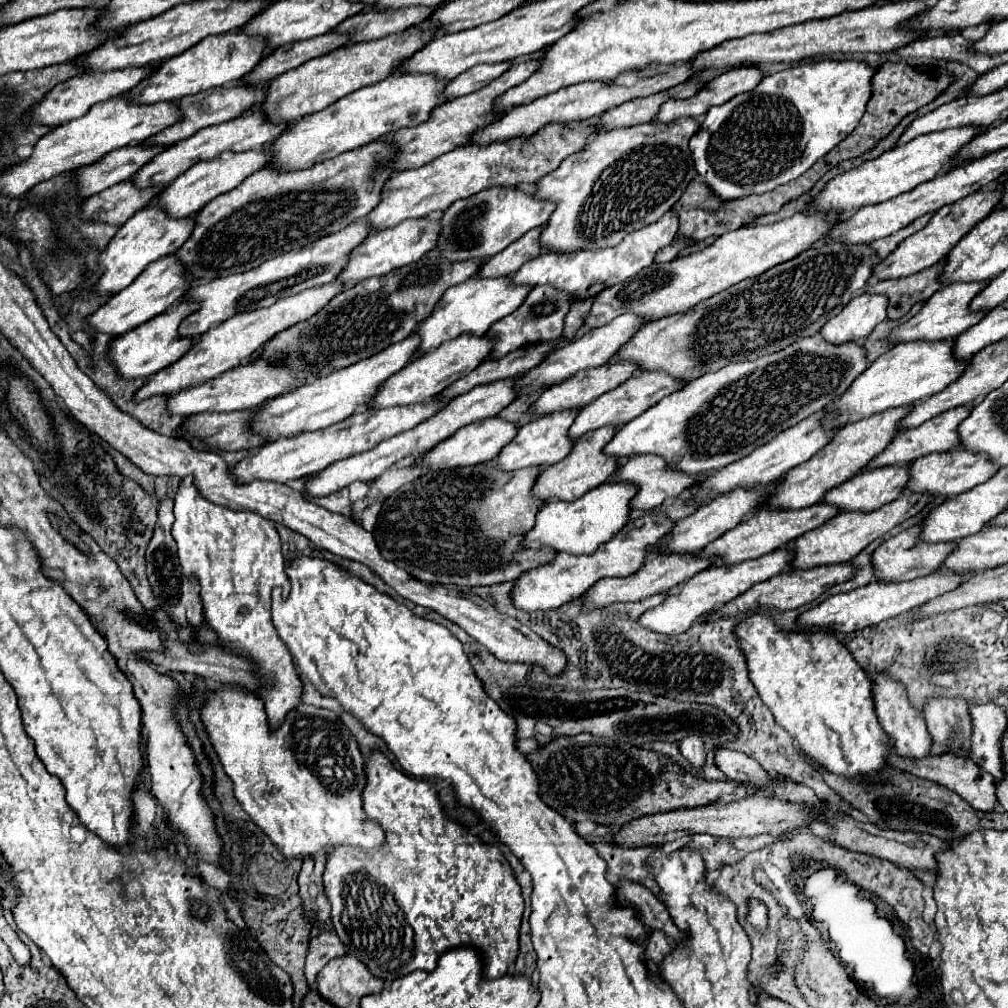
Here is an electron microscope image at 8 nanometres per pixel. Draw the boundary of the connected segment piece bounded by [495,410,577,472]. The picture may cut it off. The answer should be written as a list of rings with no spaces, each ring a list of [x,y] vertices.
[[[577,410],[575,412],[555,412],[551,416],[537,418],[529,422],[527,426],[521,426],[517,436],[509,444],[505,444],[499,456],[495,458],[495,466],[503,472],[511,472],[511,470],[521,470],[521,468],[531,468],[531,466],[547,468],[563,460],[571,452],[571,446],[573,446],[573,442],[567,440],[567,430],[573,424],[575,416],[577,416]]]

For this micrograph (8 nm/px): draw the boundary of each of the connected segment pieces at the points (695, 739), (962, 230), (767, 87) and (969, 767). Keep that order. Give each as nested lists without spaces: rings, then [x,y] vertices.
[[[687,736],[687,740],[679,742],[679,750],[681,750],[683,758],[685,758],[695,770],[701,770],[701,768],[705,766],[707,752],[705,752],[703,740],[699,740],[699,736]]]
[[[993,190],[993,192],[987,192],[987,194],[975,192],[975,194],[965,196],[959,202],[953,202],[953,204],[947,204],[947,206],[939,208],[923,230],[905,238],[895,248],[895,252],[891,252],[885,260],[879,260],[873,266],[873,276],[879,278],[879,280],[897,280],[897,278],[911,276],[911,274],[915,274],[923,268],[929,268],[929,266],[937,264],[939,260],[943,260],[949,254],[949,250],[961,240],[961,236],[965,236],[979,220],[983,220],[997,206],[999,198],[1001,198],[999,190]]]
[[[855,60],[807,62],[763,78],[757,88],[743,92],[721,106],[711,106],[699,130],[689,140],[689,150],[699,176],[721,200],[763,194],[799,178],[859,124],[871,96],[873,74],[875,72],[867,64]]]
[[[891,754],[889,764],[893,768],[911,772],[911,774],[915,774],[919,778],[927,778],[931,782],[943,784],[945,788],[951,788],[953,792],[957,792],[959,796],[963,796],[963,800],[967,800],[979,812],[993,812],[995,806],[999,804],[997,796],[995,796],[995,778],[989,772],[985,772],[983,768],[979,768],[975,762],[971,762],[969,758],[941,754],[941,756],[935,756],[935,758],[927,758],[927,760],[903,760],[901,756]]]

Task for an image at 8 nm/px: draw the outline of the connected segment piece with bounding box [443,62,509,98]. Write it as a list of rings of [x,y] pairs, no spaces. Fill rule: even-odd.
[[[503,62],[503,64],[479,64],[479,66],[471,68],[471,70],[459,74],[451,82],[447,82],[447,86],[443,88],[443,96],[453,98],[453,96],[465,96],[467,92],[471,94],[471,92],[487,86],[491,80],[499,78],[507,68],[509,68],[509,62]]]

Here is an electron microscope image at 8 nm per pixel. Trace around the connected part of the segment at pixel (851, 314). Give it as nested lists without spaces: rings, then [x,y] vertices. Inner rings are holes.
[[[857,294],[843,308],[841,314],[831,318],[823,328],[821,336],[831,344],[861,342],[871,334],[871,330],[887,318],[887,298],[879,294]]]

